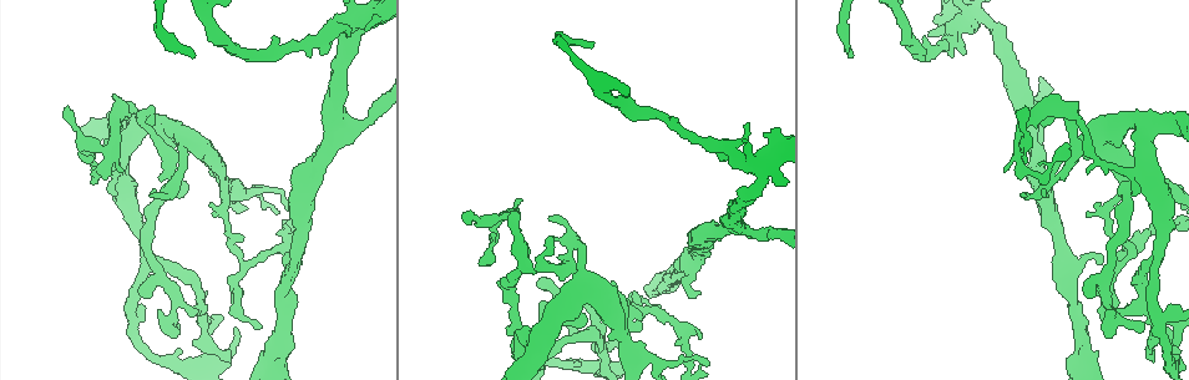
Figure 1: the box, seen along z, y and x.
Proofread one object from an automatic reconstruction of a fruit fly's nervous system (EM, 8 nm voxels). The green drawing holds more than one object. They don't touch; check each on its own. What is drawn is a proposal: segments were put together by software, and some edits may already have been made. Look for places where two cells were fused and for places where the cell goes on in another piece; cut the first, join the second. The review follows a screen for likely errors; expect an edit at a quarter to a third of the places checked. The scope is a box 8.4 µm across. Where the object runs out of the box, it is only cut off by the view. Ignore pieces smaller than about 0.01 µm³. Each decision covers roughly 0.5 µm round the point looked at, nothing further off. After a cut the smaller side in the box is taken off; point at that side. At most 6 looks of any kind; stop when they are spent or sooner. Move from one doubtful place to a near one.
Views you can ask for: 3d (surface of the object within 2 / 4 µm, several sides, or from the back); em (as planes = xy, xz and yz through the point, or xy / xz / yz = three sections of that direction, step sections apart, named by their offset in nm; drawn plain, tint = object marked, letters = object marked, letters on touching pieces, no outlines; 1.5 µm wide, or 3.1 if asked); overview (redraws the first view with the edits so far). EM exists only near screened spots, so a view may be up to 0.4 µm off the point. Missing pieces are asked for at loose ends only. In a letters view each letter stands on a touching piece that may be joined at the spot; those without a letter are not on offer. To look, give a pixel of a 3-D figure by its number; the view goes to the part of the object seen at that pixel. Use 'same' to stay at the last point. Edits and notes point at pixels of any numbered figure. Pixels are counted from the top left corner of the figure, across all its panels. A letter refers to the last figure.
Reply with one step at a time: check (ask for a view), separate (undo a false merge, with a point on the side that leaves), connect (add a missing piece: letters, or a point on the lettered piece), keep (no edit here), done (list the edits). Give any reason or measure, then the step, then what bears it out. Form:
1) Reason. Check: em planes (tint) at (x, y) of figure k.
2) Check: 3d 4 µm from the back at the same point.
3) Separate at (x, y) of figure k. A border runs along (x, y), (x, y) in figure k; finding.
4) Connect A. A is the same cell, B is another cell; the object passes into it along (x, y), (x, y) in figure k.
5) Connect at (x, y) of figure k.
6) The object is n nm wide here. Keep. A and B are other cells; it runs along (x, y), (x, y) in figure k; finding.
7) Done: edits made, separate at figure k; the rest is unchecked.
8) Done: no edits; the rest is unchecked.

Thin end. Check: 3d 2 µm from the back at (848, 57) of figure 1.

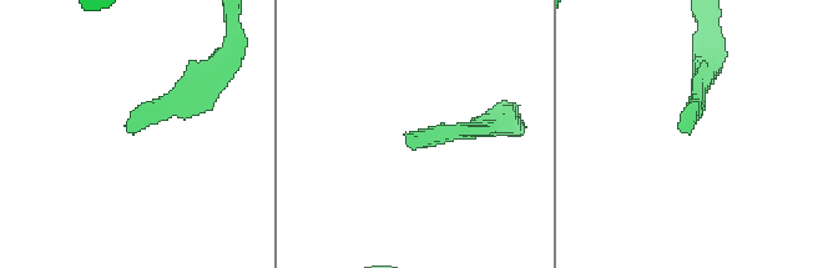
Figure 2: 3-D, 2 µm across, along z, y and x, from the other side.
Now the EM. Check: em planes (tint) at (689, 133) of figure 2.

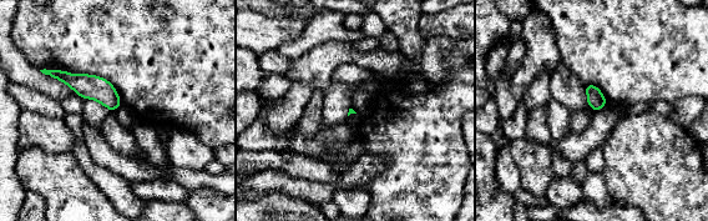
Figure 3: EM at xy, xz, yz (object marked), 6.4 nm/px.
What lies round it. Check: em planes (letters) at the same point.

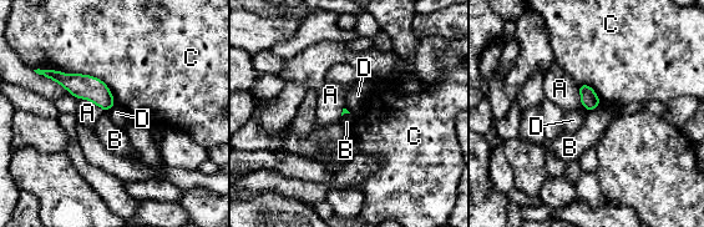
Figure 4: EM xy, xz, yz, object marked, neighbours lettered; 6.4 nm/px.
Keep. A, B, C and D are other cells; it runs along (44, 72), (94, 89), (110, 102) in figure 4; no lettered piece goes on from it.

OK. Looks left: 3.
Branch stops here. Check: em planes (letters) at (1004, 169) of figure 1.

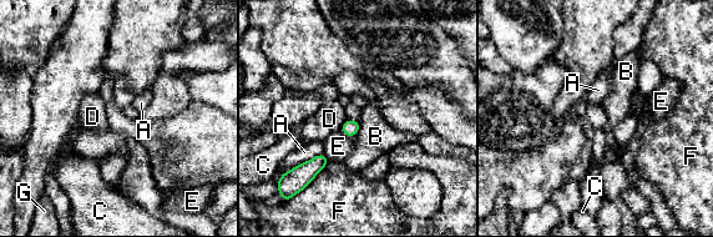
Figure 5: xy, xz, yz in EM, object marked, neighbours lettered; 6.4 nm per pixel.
The longest contact is with A, 280 nm. Keep. A, B, C, D, E, F and G are other cells; a border runs along (347, 120), (340, 129) in figure 5; no lettered piece goes on from it.

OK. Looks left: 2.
Sharp bend. Check: em planes (tint) at (704, 365) of figure 1.

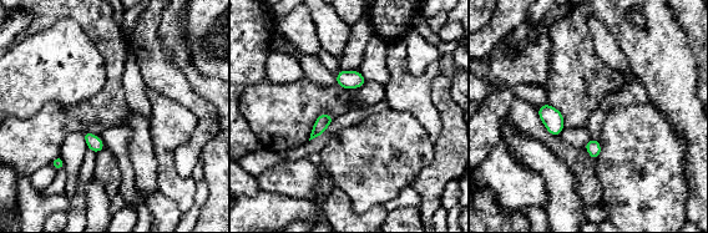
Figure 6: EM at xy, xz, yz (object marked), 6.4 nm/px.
Check: em planes (letters) at the same point.

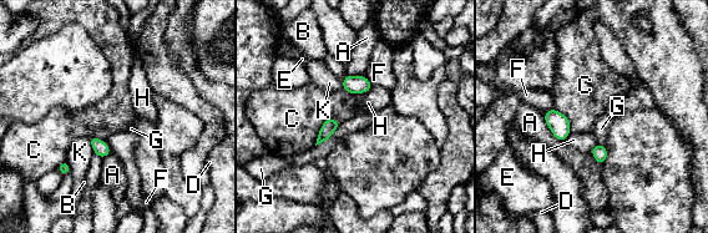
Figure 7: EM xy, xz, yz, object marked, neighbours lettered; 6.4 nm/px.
Keep. A, B, C, D, E, F, G, H and K are other cells; a border runs along (335, 118), (322, 125), (314, 145) in figure 7; continuous, no second cell.

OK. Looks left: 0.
Done: no edits; the rest is unchecked.

